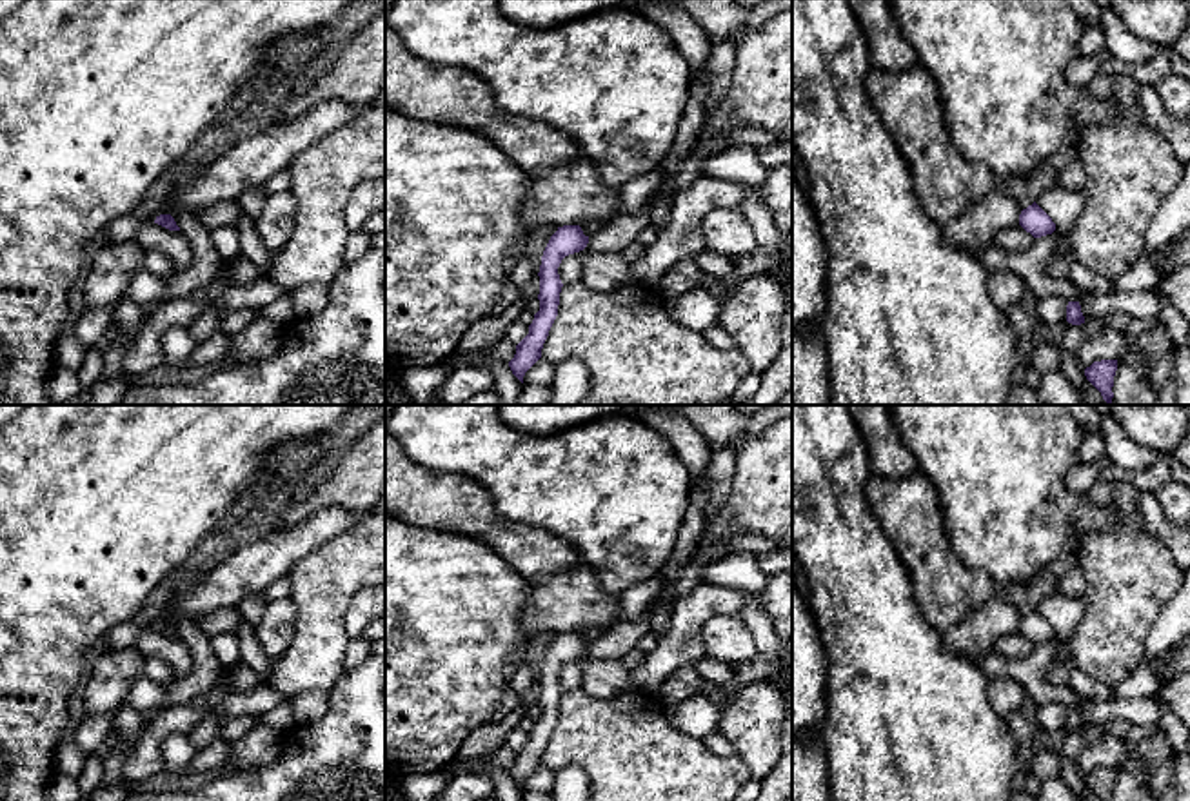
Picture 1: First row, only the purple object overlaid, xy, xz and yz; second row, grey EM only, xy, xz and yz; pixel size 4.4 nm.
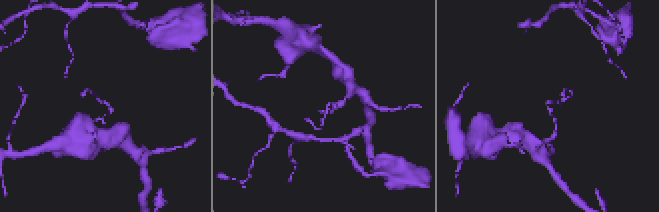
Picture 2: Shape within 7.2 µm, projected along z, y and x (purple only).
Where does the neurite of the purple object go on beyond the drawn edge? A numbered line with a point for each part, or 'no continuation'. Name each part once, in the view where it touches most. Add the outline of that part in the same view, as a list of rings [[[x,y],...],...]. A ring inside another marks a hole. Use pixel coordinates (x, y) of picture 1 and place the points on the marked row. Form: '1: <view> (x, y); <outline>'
no continuation

